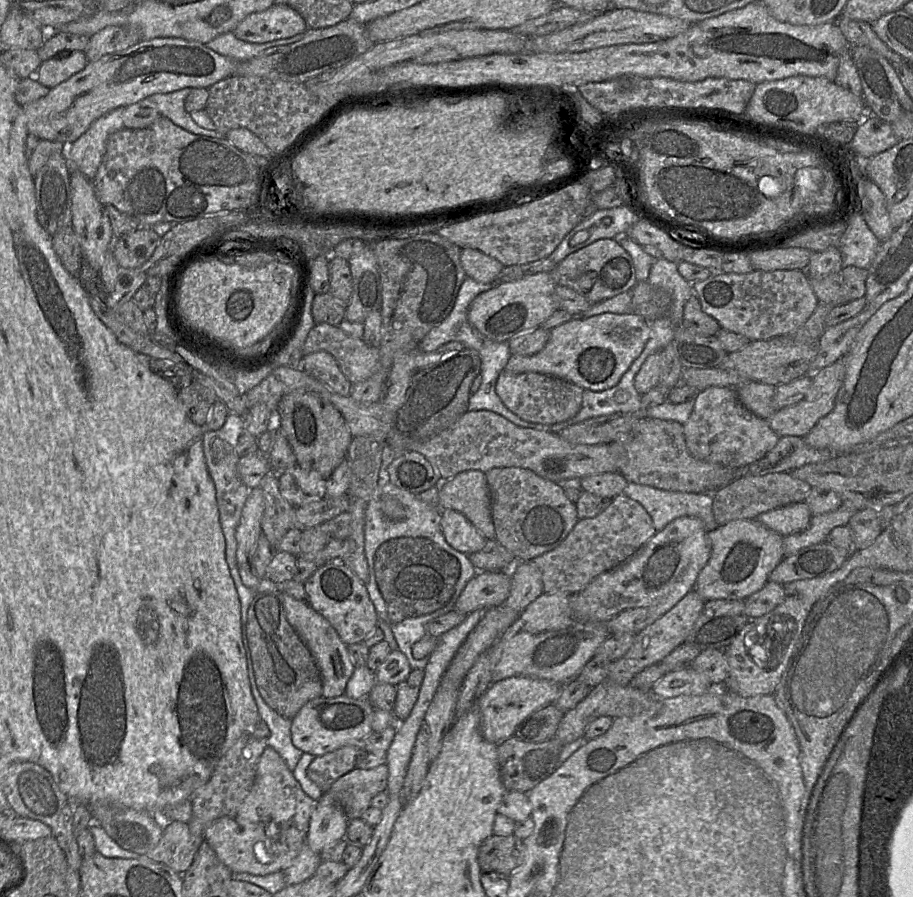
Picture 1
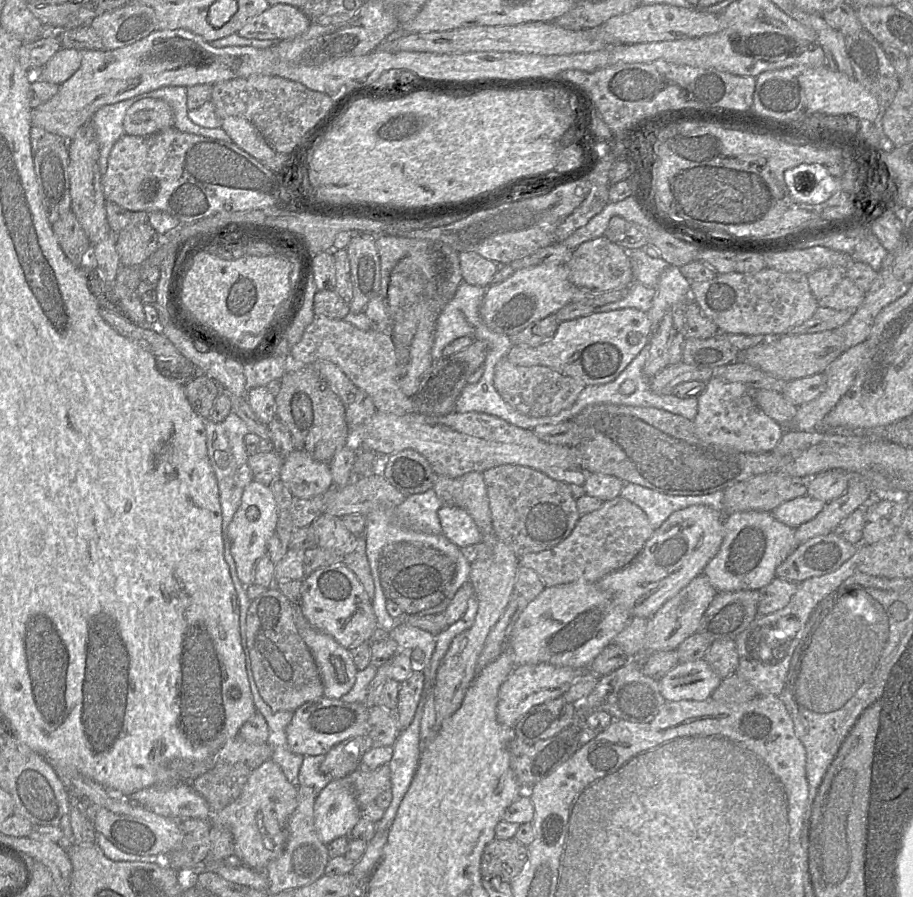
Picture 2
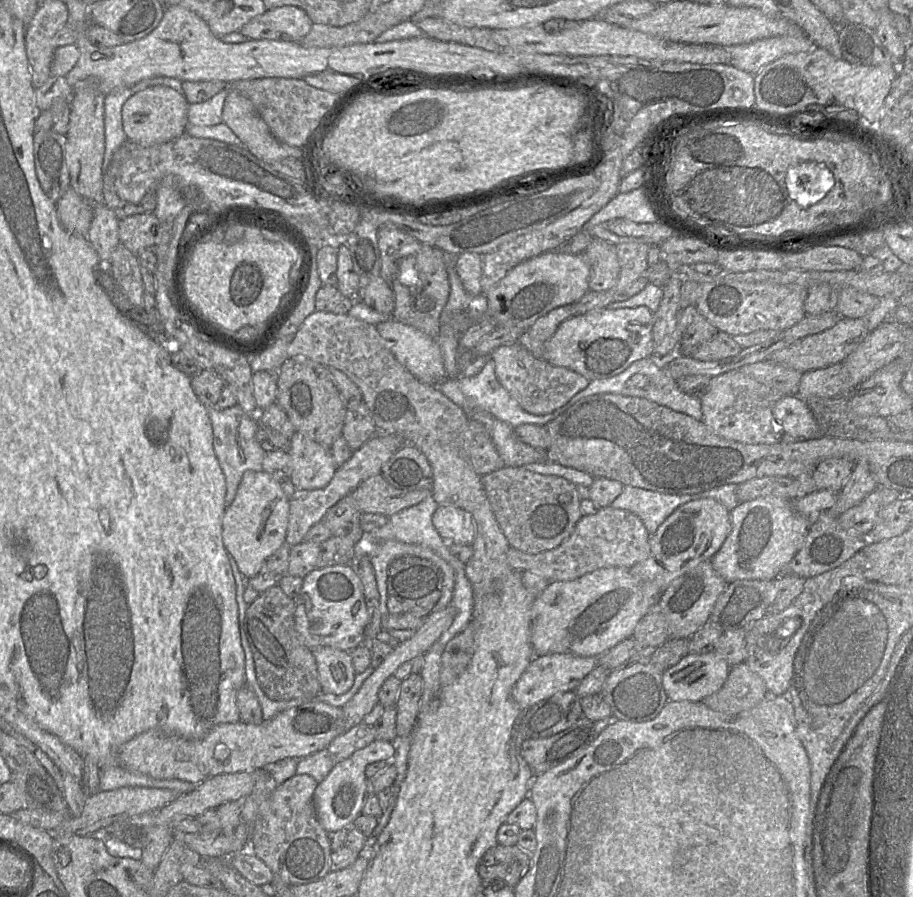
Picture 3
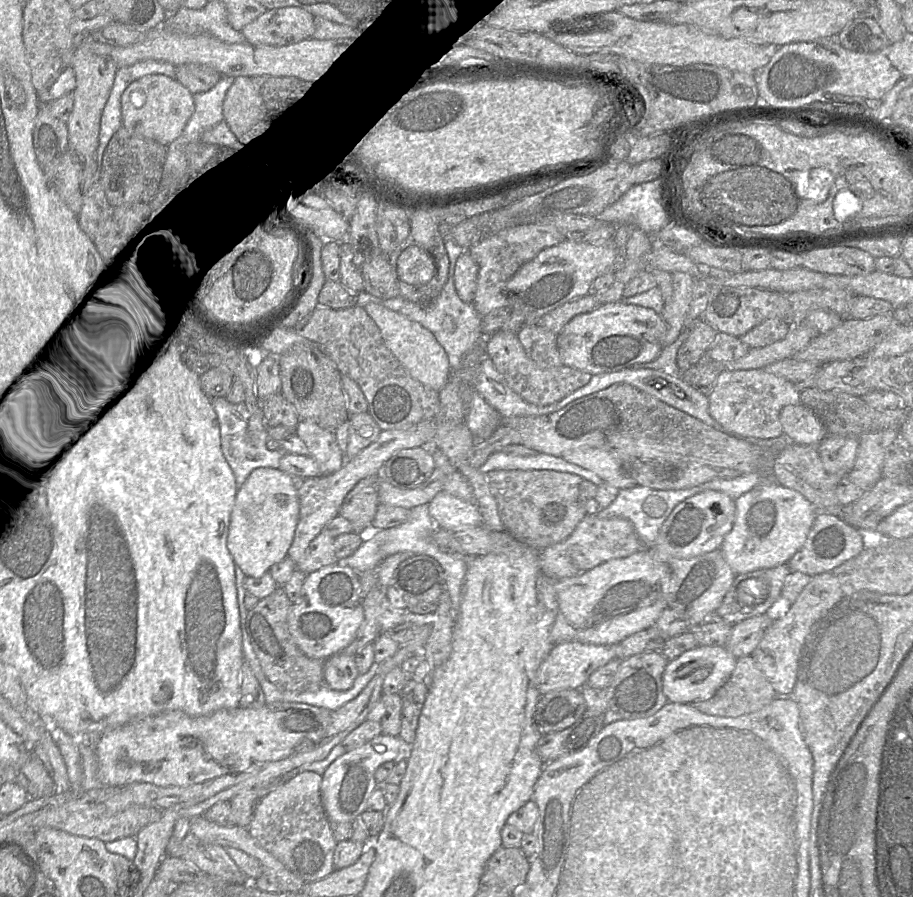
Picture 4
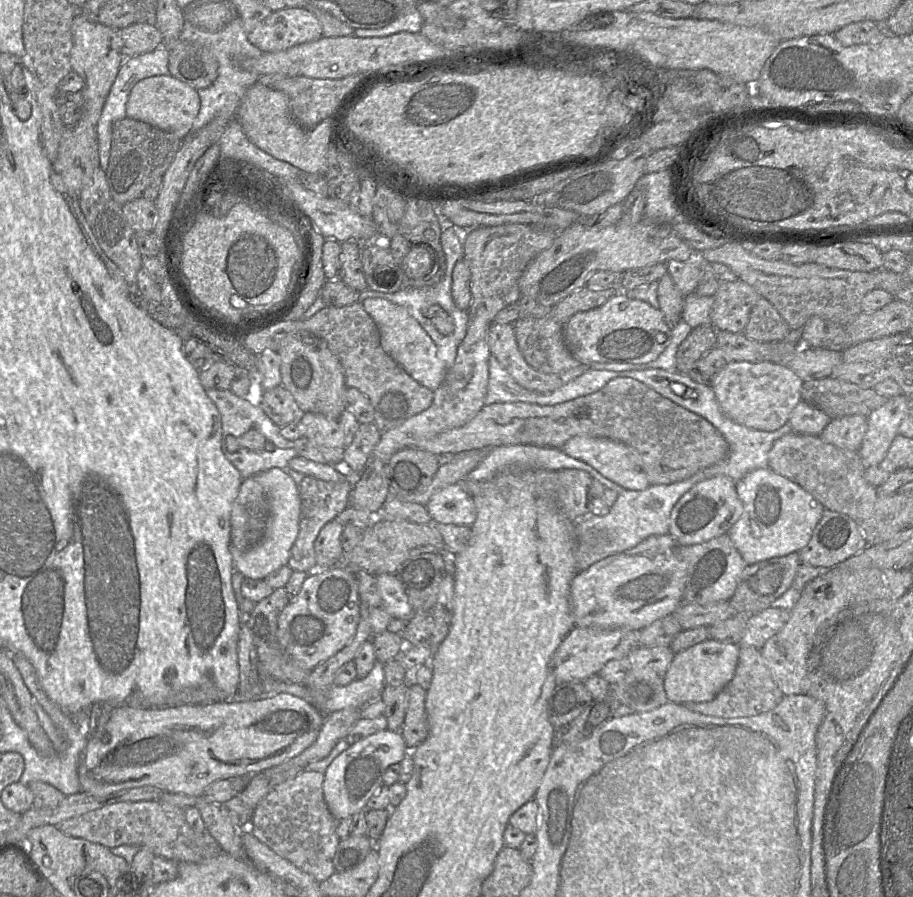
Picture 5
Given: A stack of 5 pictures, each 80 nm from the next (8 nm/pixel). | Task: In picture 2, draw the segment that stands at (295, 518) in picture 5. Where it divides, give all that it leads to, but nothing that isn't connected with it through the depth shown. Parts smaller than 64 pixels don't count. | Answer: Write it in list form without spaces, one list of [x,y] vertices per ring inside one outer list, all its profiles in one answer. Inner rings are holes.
[[[253,480],[244,489],[241,503],[228,528],[231,555],[236,564],[236,571],[243,584],[249,586],[254,577],[257,561],[267,554],[267,543],[278,521],[278,509],[274,495],[269,486]]]

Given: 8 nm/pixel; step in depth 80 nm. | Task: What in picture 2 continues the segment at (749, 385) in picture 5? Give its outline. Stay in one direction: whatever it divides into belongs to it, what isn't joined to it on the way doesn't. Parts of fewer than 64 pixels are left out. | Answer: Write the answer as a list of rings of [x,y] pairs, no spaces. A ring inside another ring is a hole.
[[[712,377],[698,396],[698,410],[693,420],[696,435],[704,442],[740,452],[771,452],[785,429],[767,416],[753,398],[752,389],[739,382]]]

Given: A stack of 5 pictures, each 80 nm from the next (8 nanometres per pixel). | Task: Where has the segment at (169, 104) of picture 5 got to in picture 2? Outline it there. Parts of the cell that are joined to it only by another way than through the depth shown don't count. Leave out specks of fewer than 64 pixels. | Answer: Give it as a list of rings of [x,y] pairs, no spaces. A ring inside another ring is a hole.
[[[142,98],[127,109],[123,127],[128,135],[148,136],[173,127],[173,112],[164,100]]]

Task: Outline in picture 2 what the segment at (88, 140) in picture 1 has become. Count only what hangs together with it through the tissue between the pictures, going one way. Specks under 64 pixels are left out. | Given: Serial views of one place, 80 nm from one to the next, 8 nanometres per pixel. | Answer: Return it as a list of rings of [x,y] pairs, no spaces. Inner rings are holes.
[[[143,96],[135,97],[104,105],[98,109],[90,120],[99,142],[100,153],[98,159],[101,175],[106,172],[108,157],[113,145],[125,134],[123,120],[127,109]]]

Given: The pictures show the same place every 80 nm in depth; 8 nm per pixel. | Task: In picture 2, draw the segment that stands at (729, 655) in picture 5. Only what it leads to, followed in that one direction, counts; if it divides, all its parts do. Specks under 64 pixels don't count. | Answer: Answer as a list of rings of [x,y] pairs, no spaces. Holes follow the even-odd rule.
[[[699,659],[678,663],[659,680],[659,689],[666,701],[702,701],[721,680],[704,659]]]

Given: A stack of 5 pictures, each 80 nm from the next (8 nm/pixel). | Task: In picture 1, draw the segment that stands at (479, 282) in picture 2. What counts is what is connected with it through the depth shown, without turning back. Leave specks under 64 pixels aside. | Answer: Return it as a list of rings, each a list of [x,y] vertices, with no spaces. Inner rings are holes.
[[[472,248],[461,249],[460,262],[466,276],[480,283],[491,283],[504,267],[497,259]]]

